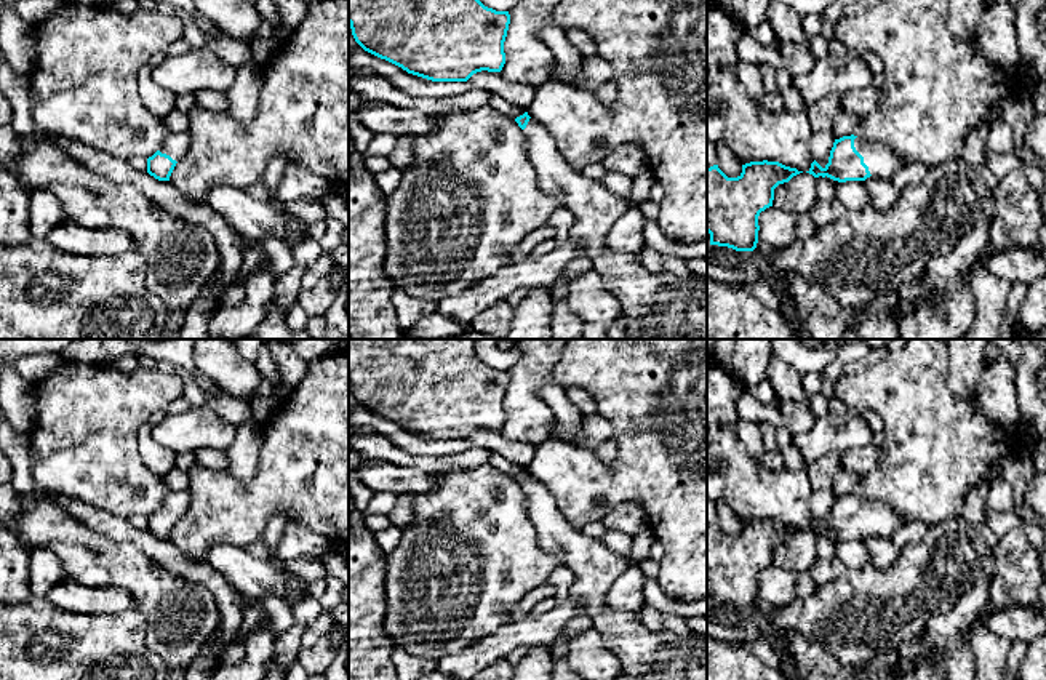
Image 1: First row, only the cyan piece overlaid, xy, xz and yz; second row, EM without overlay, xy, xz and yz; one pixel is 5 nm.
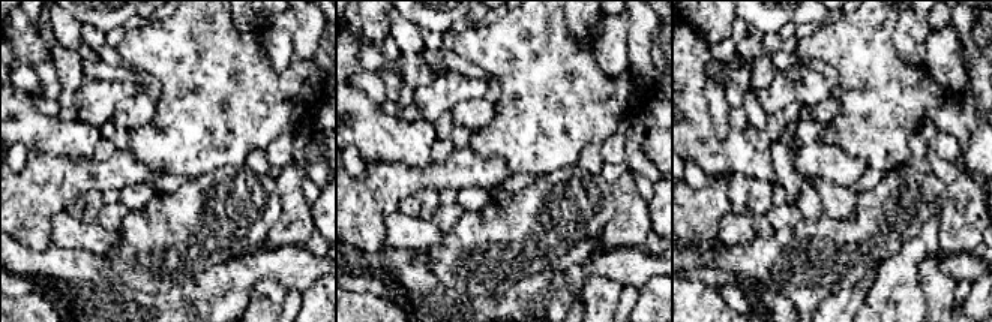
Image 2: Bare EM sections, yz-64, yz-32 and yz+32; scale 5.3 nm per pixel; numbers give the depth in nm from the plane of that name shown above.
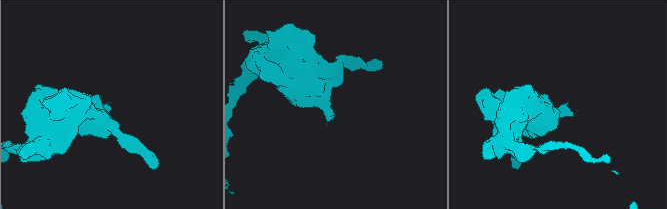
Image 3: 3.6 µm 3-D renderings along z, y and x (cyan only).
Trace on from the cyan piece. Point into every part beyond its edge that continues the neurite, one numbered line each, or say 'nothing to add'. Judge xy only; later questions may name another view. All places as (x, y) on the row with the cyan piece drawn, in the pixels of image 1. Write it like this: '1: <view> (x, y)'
1: xy (176, 144)

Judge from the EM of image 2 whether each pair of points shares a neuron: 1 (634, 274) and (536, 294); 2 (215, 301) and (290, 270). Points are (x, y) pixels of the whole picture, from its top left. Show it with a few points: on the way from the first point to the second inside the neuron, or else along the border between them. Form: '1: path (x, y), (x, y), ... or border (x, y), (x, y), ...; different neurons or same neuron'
1: path (610, 267), (590, 267), (560, 288); same neuron
2: path (233, 283), (248, 270), (272, 270); same neuron

